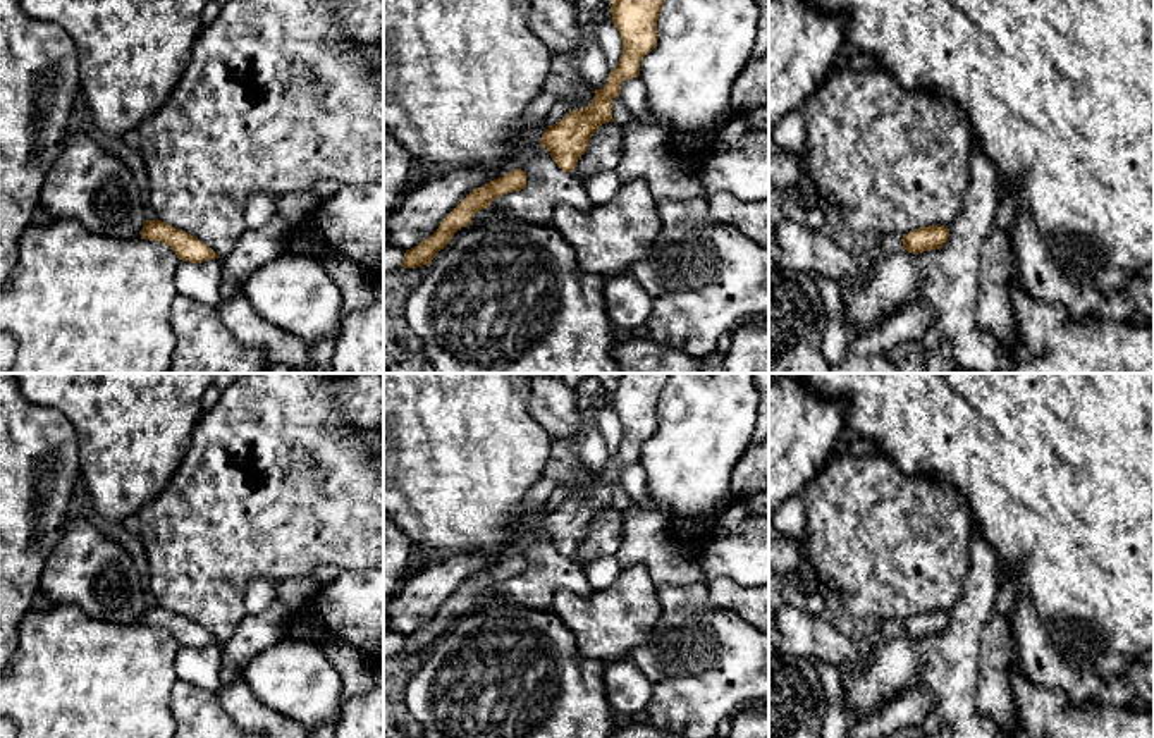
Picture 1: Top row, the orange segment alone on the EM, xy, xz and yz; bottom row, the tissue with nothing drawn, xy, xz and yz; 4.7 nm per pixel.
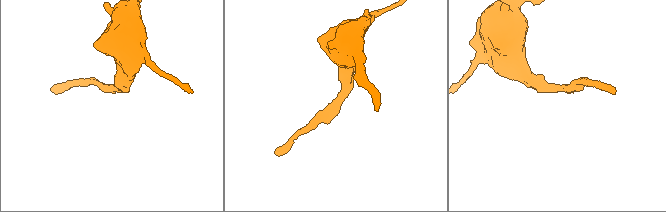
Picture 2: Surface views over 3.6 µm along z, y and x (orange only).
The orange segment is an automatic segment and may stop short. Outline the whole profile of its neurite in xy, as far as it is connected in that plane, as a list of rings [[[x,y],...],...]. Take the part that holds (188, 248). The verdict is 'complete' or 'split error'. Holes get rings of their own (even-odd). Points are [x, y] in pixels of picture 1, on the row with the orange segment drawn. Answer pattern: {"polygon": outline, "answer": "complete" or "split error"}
{"polygon": [[[146,220],[141,239],[167,244],[182,261],[201,263],[218,258],[218,255],[198,237],[172,227],[162,220]]], "answer": "complete"}

